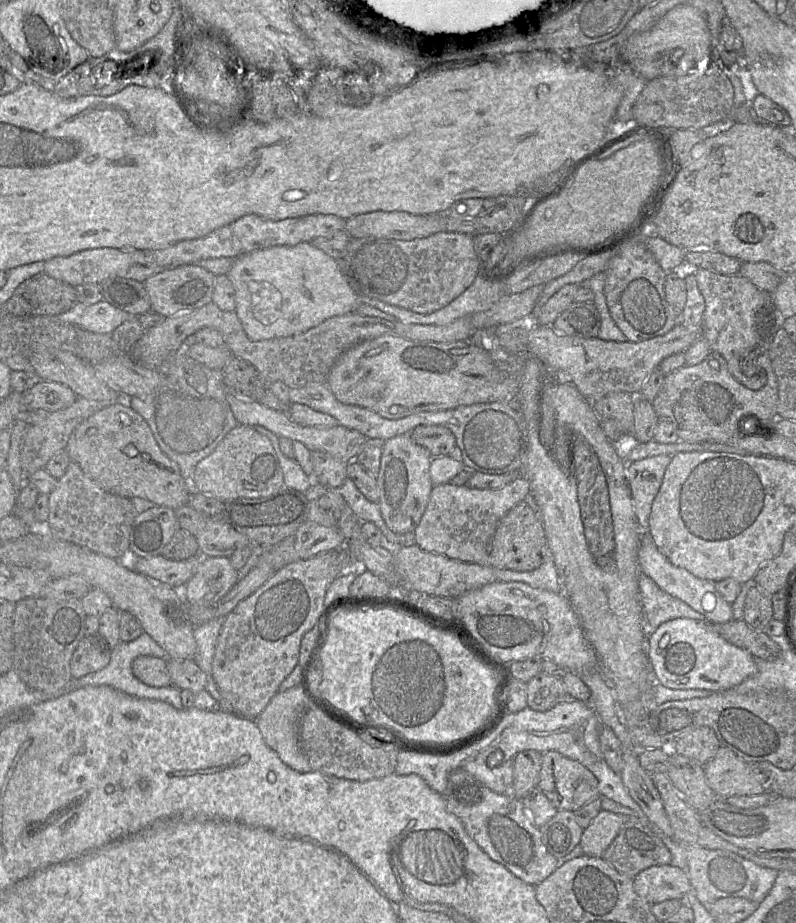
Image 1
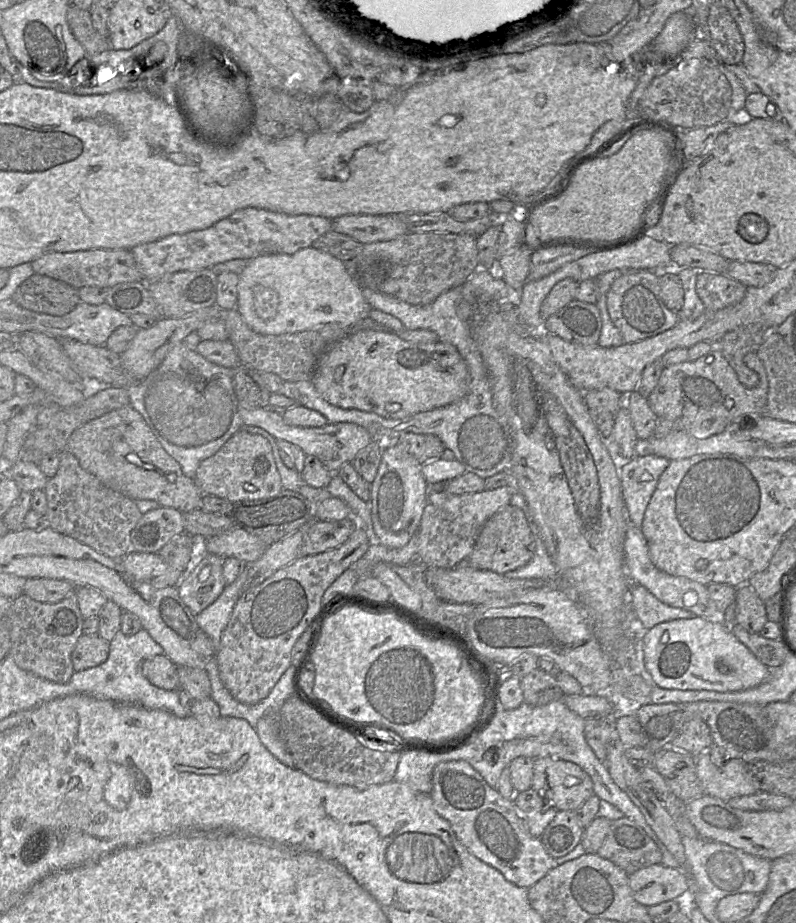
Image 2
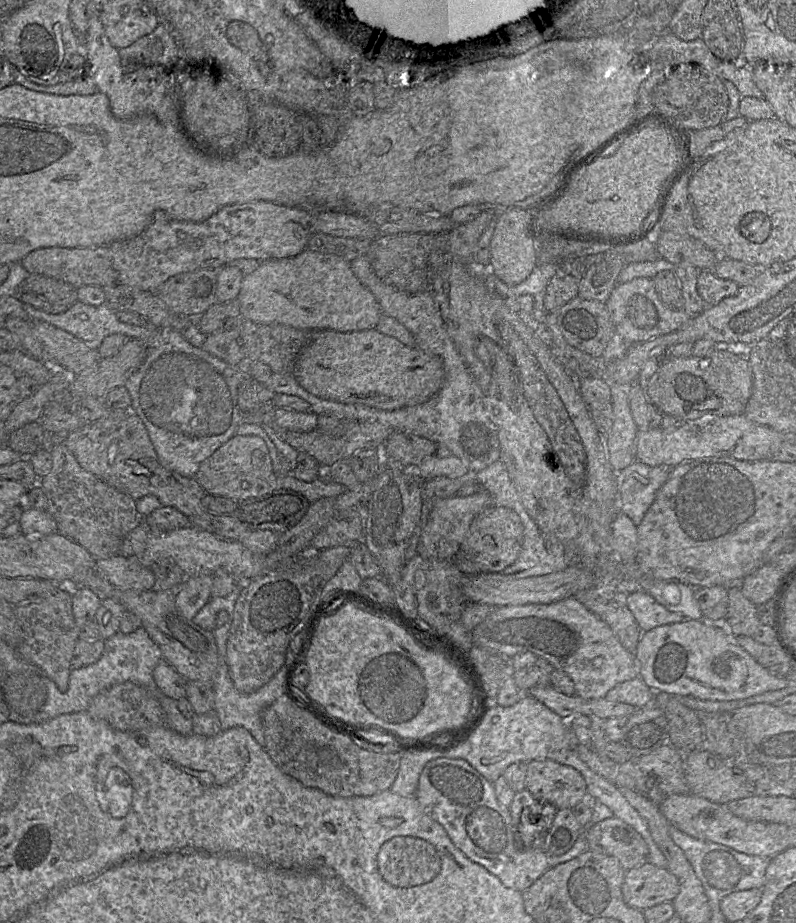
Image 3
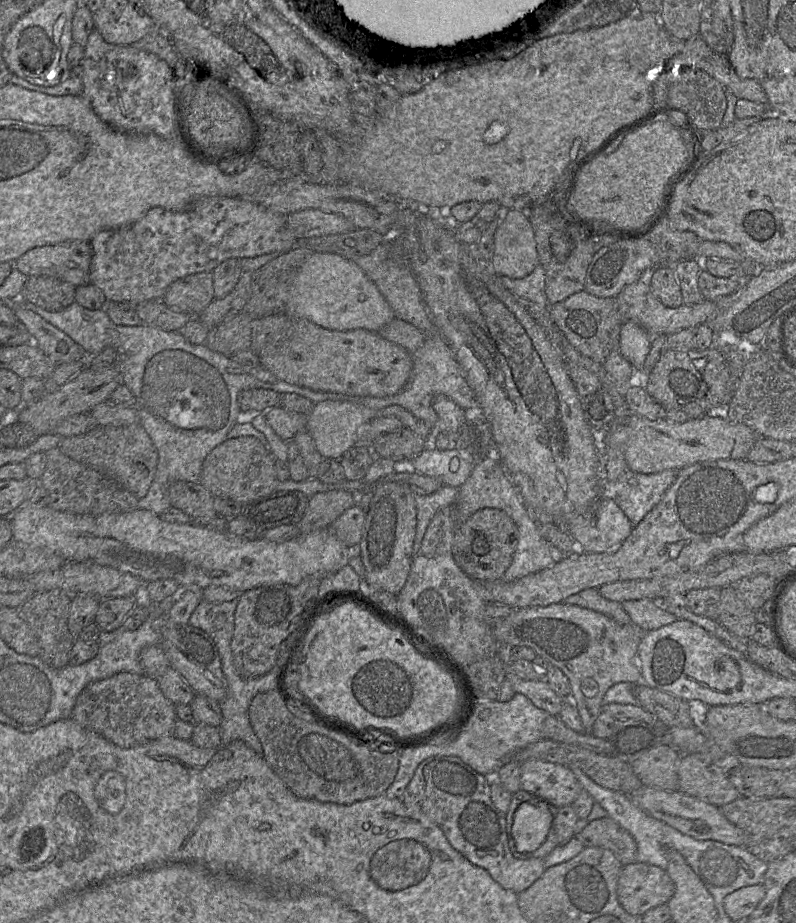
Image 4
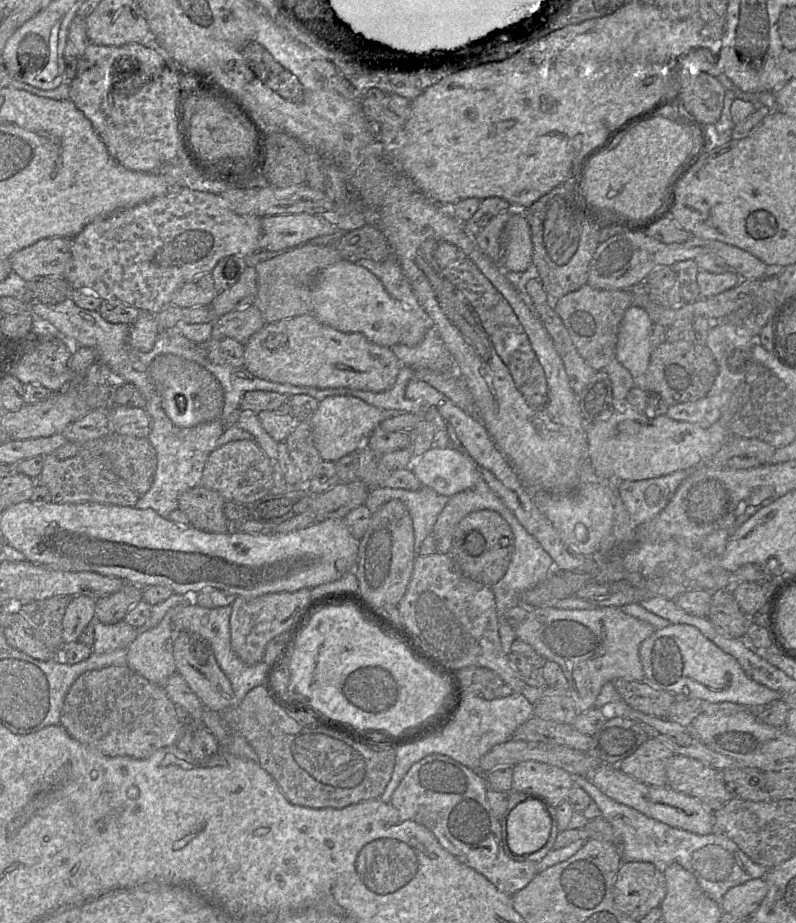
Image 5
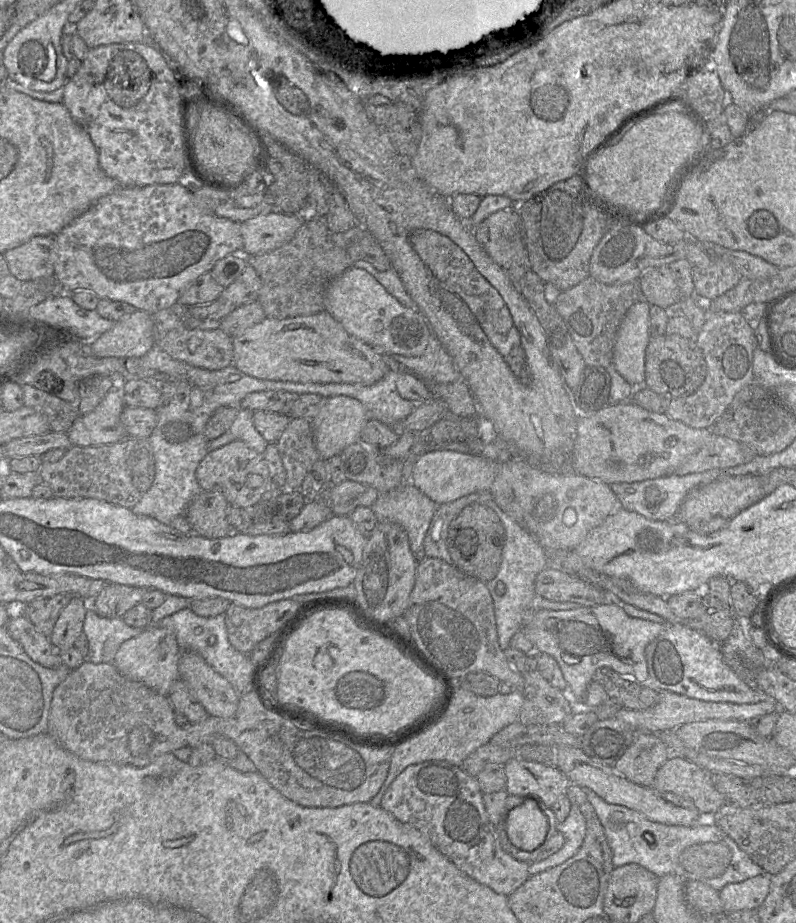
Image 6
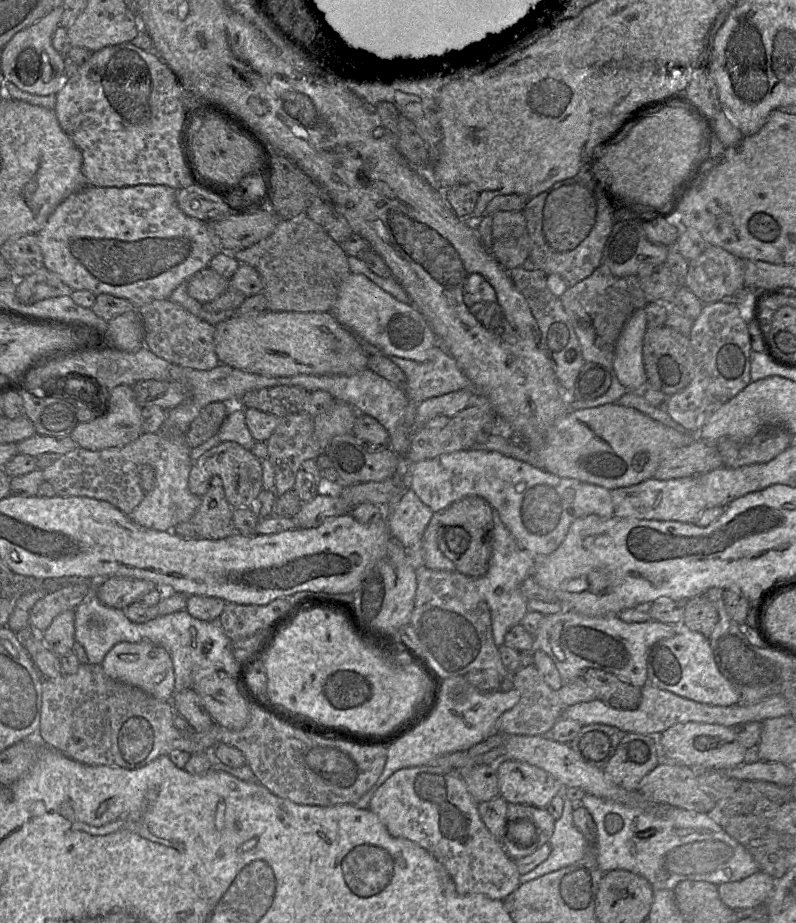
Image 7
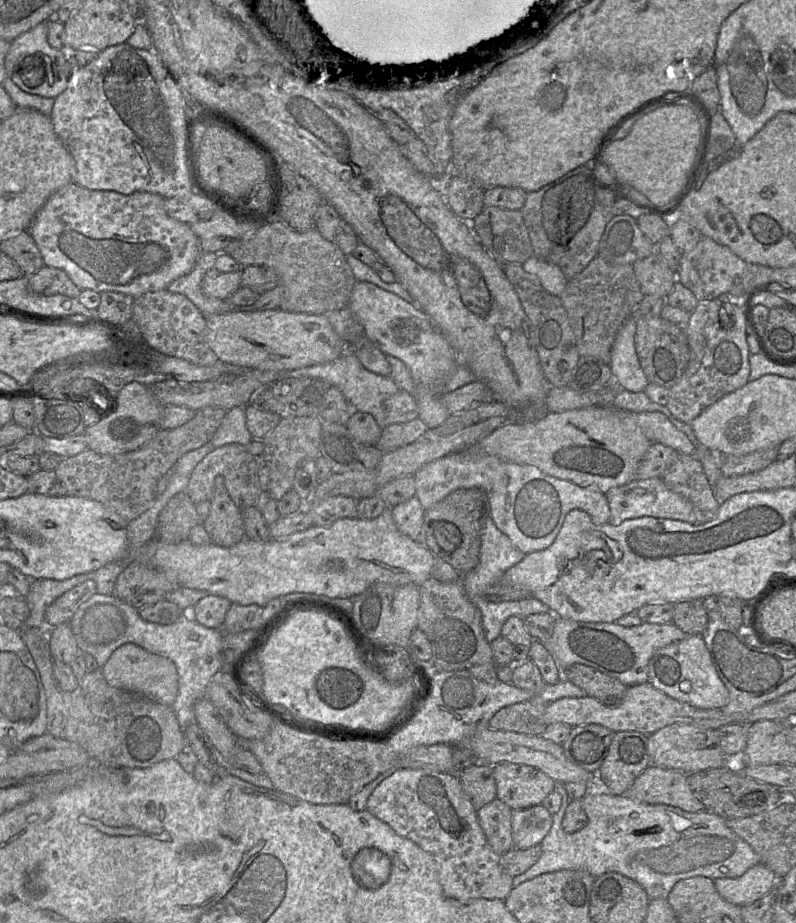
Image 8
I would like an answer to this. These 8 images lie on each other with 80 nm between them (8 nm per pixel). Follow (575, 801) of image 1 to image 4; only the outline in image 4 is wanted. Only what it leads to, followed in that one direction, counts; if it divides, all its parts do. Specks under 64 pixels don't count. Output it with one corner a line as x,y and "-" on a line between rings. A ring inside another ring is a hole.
538,759
521,763
521,789
560,808
571,805
583,790
573,771

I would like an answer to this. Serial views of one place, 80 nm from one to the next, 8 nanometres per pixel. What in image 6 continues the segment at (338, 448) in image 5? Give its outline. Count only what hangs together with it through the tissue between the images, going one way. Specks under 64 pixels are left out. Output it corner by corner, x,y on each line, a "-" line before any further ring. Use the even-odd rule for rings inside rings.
348,396
325,398
318,414
311,420
320,459
339,455
347,446
359,441
369,419
368,410
357,399

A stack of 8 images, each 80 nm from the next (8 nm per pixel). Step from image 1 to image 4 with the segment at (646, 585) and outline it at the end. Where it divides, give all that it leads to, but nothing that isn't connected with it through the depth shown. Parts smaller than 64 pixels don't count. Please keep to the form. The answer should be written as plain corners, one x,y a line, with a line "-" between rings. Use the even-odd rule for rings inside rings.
650,599
629,600
621,603
632,624
643,632
657,630
679,620
659,603

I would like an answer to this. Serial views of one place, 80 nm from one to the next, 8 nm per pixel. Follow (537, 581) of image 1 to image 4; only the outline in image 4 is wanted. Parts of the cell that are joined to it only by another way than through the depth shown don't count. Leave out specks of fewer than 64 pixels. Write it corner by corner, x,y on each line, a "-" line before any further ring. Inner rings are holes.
501,509
502,511
504,511
513,521
514,523
516,524
517,526
517,529
519,531
519,541
518,541
518,545
516,547
516,550
515,550
515,553
514,553
514,556
513,556
513,560
512,560
512,563
510,565
510,567
508,568
508,570
505,572
504,576
502,577
502,581
505,581
505,582
511,582
511,581
515,581
515,580
518,580
522,577
525,577
527,575
530,575
530,574
533,574
533,573
536,573
536,572
539,572
539,571
542,571
542,570
545,570
547,568
550,568
551,566
553,566
556,562
559,562
561,559
563,559
563,557
566,557
564,556
563,554
561,554
558,550
556,549
553,549
544,539
543,537
541,536
540,532
539,532
539,528
538,528
538,524
534,521
534,518
532,516
532,518
527,518
526,522
525,523
521,523
521,522
518,522
516,523
515,520
512,518
512,516
504,509

